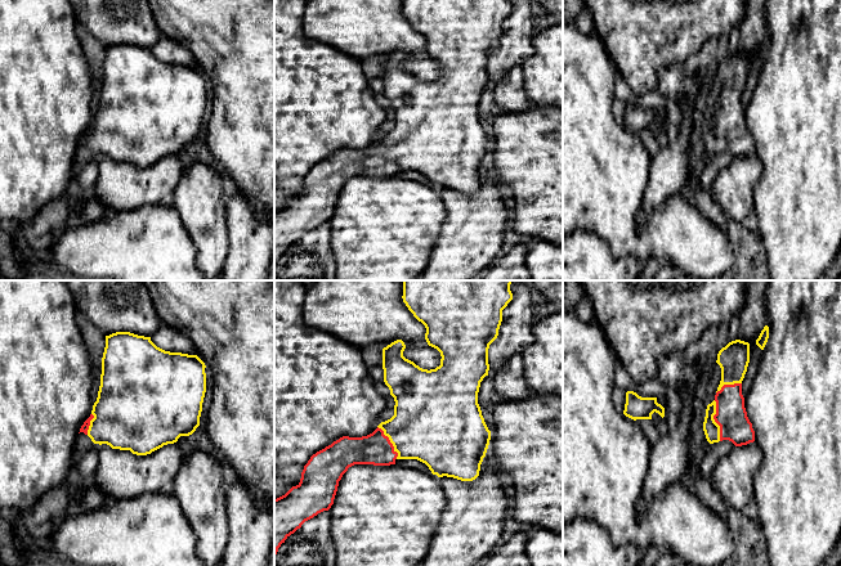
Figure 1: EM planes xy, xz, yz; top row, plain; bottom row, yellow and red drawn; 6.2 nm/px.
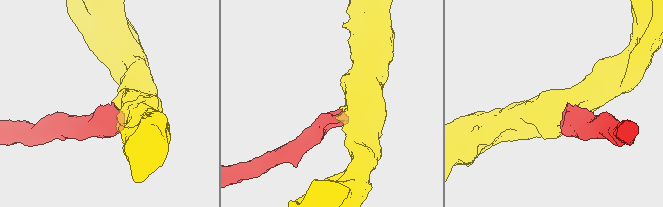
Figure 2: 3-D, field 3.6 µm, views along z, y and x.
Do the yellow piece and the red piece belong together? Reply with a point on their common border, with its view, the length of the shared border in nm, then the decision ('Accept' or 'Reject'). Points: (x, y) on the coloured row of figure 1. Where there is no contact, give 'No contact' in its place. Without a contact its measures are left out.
Touches yellow at yz (714, 421). Shared border 260 nm. Accept

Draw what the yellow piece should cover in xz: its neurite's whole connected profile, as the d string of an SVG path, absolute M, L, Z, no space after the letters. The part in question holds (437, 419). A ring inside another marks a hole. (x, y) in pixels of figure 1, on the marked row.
M403 280L403 302L425 328L429 346L440 352L440 365L422 369L403 356L406 345L397 340L383 349L384 382L394 397L394 415L381 422L377 428L362 437L343 436L310 457L301 472L300 482L285 495L274 499L274 557L285 540L301 525L334 504L339 481L354 464L390 466L397 459L417 459L425 463L438 477L453 477L473 481L479 476L486 457L491 431L488 430L478 404L480 382L488 376L488 349L497 338L502 322L502 310L513 300L513 280Z

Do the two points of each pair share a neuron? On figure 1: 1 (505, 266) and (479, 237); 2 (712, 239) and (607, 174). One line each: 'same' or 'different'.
1: different
2: same

